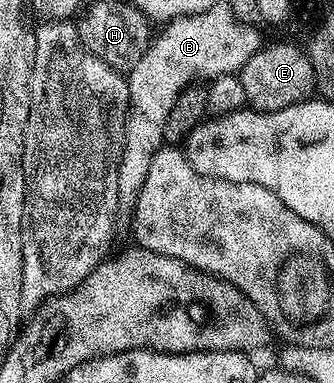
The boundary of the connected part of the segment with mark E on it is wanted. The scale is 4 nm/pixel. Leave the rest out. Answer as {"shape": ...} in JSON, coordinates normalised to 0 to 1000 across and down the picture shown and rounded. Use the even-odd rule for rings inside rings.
{"shape":[[[796,115],[722,180],[716,193],[728,217],[734,261],[772,295],[847,290],[847,279],[889,274],[898,264],[928,261],[943,243],[937,178],[925,141],[889,117]]]}

